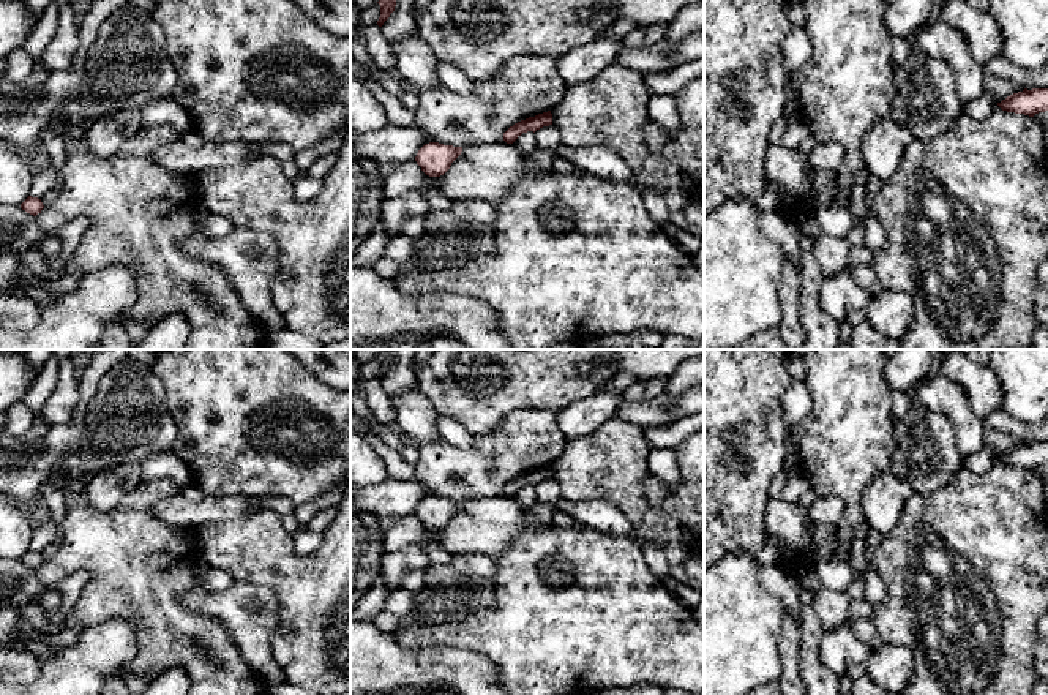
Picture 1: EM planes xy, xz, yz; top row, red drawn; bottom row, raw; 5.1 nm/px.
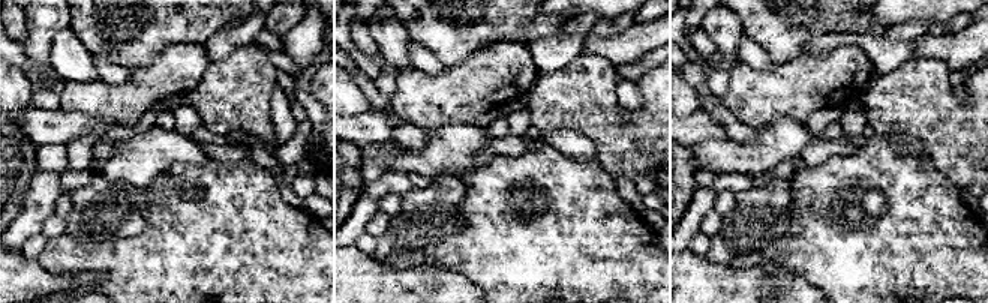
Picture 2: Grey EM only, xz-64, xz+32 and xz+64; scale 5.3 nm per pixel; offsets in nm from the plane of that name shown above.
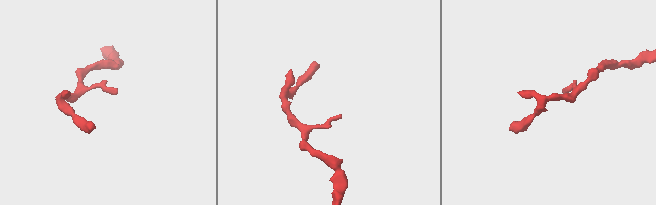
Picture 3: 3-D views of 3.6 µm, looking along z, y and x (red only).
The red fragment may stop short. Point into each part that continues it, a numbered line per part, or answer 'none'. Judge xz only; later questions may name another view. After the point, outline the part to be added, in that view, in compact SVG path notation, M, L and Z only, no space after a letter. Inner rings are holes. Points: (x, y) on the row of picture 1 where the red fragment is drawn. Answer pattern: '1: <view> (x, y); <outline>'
none

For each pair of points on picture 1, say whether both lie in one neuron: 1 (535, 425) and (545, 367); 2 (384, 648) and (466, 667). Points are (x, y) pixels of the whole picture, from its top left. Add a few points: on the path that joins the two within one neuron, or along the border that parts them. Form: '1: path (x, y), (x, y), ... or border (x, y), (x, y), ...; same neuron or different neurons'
1: border (556, 411), (518, 408), (504, 420); different neurons
2: path (404, 668), (445, 668); same neuron

